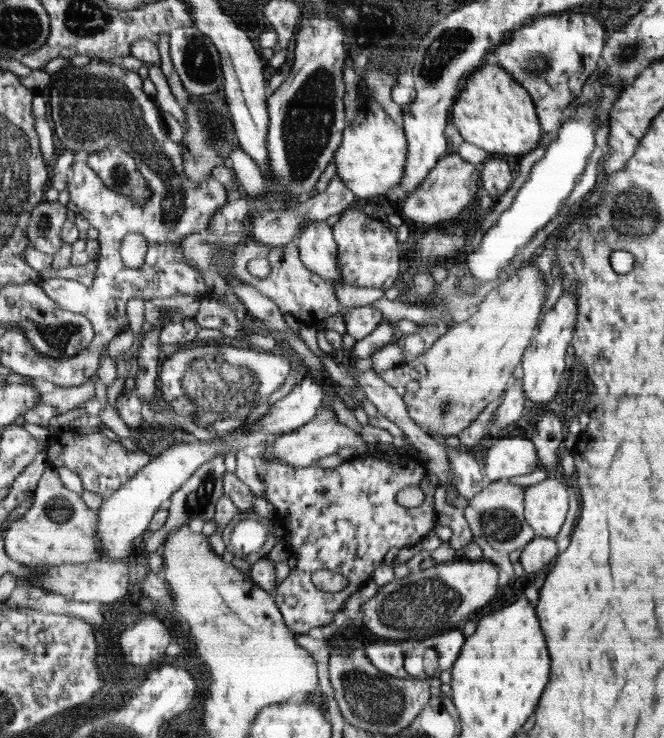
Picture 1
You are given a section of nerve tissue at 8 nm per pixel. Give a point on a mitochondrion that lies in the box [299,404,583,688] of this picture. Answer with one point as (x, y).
(419, 609)

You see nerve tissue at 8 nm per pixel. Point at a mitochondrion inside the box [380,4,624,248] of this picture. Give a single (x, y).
(437, 57)

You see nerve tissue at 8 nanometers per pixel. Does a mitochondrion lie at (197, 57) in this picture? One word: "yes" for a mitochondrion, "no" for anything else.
yes

